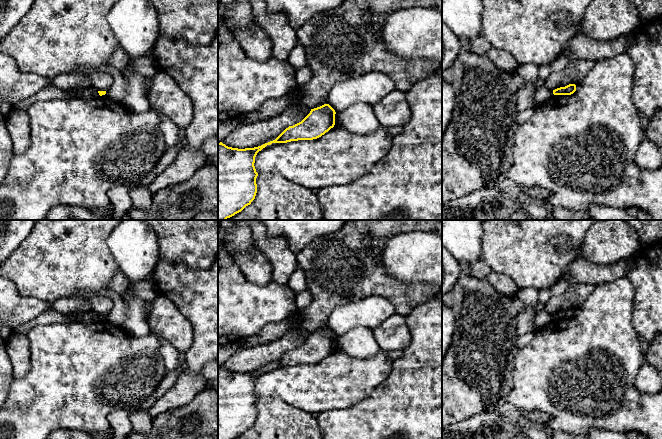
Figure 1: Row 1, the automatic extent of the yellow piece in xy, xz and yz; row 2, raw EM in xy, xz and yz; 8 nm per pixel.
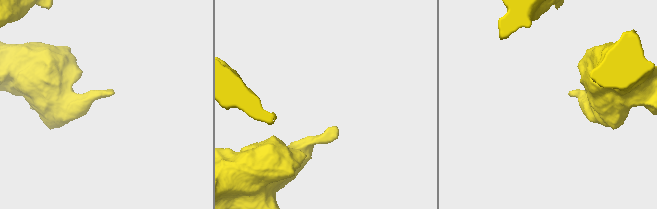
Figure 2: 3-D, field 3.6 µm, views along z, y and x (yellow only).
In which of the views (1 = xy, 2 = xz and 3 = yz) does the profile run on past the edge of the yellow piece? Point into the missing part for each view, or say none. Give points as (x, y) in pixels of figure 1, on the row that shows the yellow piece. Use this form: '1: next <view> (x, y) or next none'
1: next none
2: next none
3: next none

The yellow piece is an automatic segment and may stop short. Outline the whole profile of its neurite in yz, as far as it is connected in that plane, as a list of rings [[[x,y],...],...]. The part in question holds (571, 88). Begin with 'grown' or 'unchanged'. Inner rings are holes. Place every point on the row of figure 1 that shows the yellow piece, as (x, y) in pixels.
unchanged | [[[569,84],[565,87],[560,87],[555,90],[553,90],[554,95],[571,95],[576,91],[576,85],[575,84]]]

